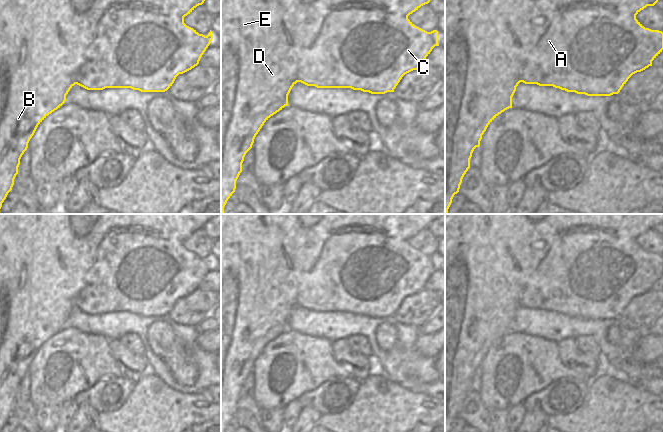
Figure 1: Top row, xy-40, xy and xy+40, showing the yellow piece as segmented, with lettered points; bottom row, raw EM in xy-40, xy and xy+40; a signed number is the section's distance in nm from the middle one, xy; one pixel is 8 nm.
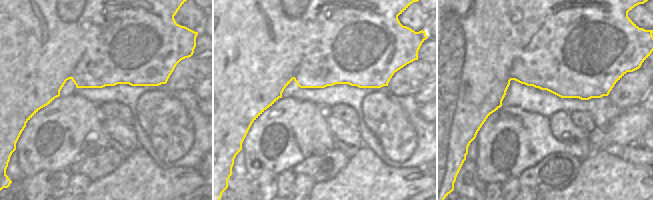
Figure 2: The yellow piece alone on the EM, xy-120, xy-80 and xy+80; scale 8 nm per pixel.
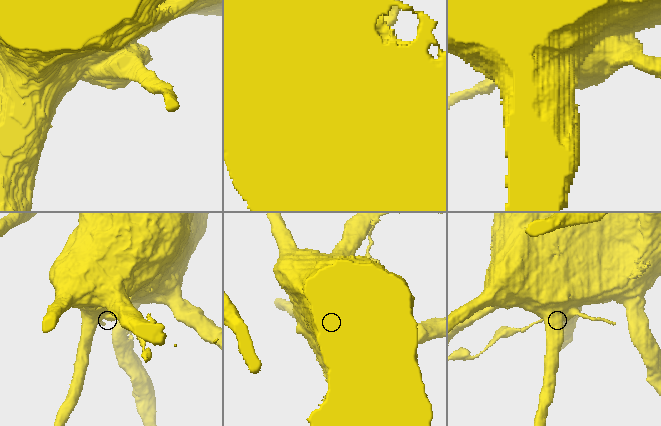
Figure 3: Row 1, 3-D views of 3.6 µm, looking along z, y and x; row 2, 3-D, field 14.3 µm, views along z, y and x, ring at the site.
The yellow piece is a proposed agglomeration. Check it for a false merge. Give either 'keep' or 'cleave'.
cleave

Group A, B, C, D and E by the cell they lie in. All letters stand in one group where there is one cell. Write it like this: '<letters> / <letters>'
A C / B D E

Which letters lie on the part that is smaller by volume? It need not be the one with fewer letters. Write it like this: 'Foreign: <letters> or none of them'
Foreign: A, C

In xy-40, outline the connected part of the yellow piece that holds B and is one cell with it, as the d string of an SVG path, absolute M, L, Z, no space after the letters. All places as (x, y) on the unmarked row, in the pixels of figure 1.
M0 214L0 432L8 417L12 414L14 403L18 398L20 383L28 372L28 367L38 349L66 325L66 319L76 308L76 299L81 292L88 295L88 285L82 279L86 263L98 261L98 251L108 249L107 240L115 234L153 234L165 240L184 242L197 230L219 214Z

